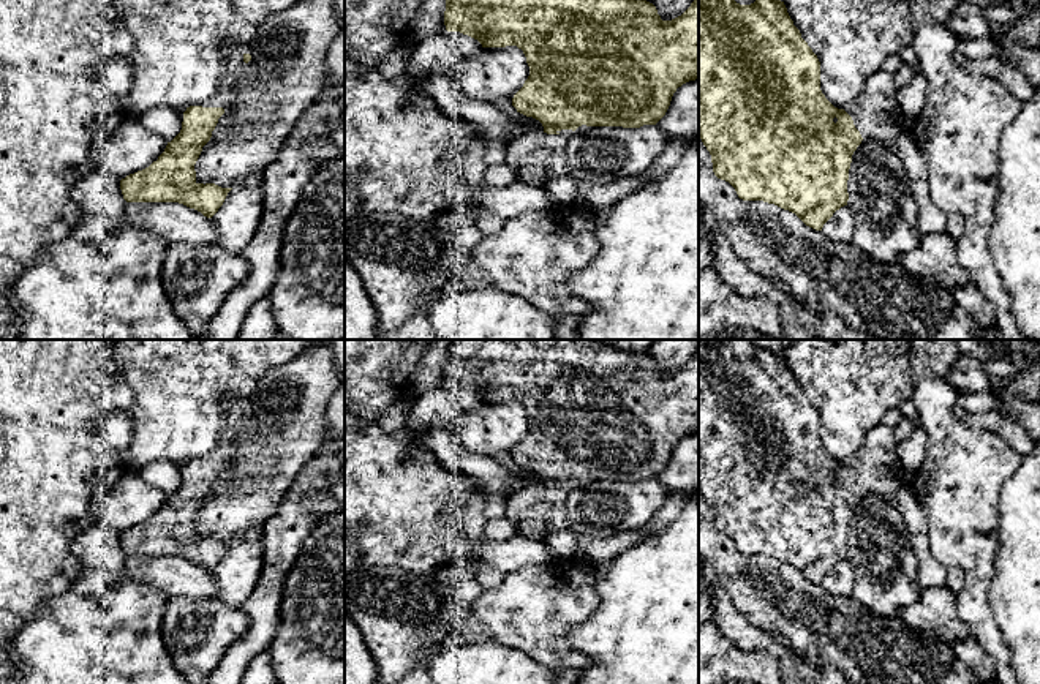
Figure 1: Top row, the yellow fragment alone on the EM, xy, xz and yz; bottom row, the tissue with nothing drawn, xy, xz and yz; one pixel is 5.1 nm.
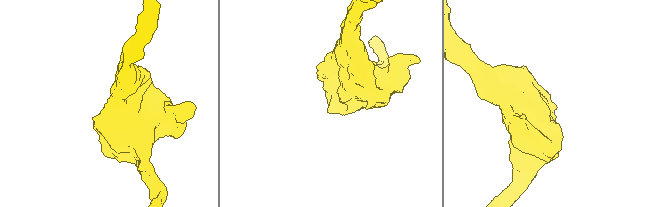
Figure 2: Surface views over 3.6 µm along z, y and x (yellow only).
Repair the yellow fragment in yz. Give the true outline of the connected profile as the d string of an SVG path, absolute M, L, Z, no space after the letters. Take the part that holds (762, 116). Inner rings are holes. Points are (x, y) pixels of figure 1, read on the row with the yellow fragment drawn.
M699 0L699 137L711 155L714 175L729 182L740 199L774 204L795 213L806 226L822 231L833 213L847 205L849 169L857 147L863 139L872 139L896 152L899 117L898 87L895 85L893 74L882 68L868 79L861 93L853 101L844 109L835 107L820 90L820 62L793 25L784 2L756 0L751 5L740 5L735 0Z

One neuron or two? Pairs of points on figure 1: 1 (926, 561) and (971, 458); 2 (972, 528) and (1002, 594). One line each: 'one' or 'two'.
1: two
2: two

